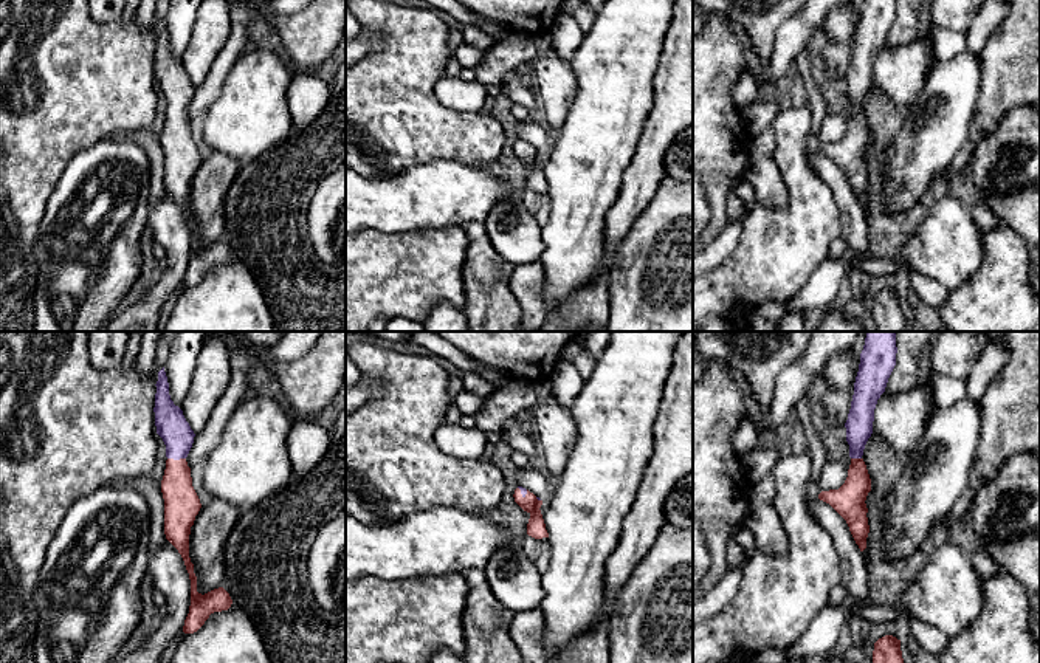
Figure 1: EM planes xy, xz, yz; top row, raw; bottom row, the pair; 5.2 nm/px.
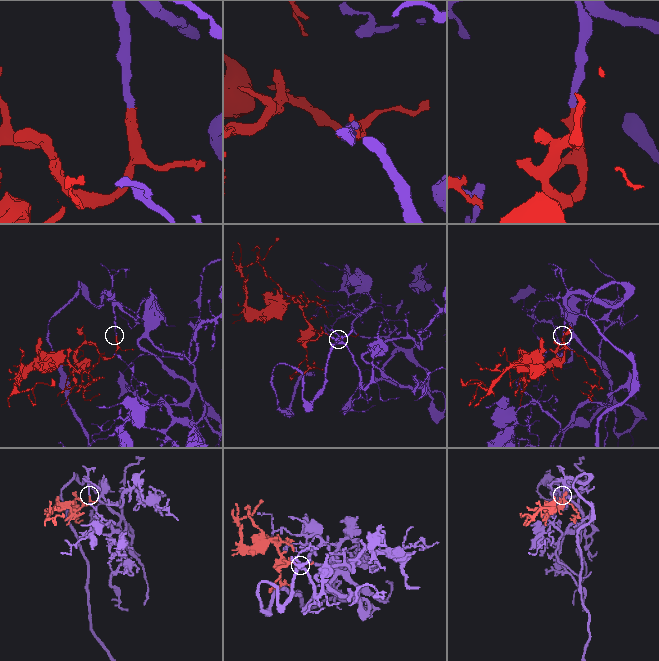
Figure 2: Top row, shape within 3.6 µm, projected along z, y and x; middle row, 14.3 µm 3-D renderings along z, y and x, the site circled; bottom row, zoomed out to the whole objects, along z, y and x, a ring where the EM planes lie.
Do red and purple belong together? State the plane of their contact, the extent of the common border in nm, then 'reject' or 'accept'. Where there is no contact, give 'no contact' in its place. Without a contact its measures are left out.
xy | 100 nm | accept

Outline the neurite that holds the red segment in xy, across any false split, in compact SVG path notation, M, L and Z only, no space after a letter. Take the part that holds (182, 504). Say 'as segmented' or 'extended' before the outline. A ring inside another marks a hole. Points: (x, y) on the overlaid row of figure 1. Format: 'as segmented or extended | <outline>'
extended | M164 367L158 372L155 393L157 434L166 445L166 469L161 480L164 499L164 534L181 555L191 579L191 606L183 632L197 632L214 612L228 610L232 604L229 593L214 589L205 595L197 592L197 576L189 558L189 534L201 503L192 486L191 468L186 457L194 443L194 431L183 411L174 404L169 395L169 383Z

